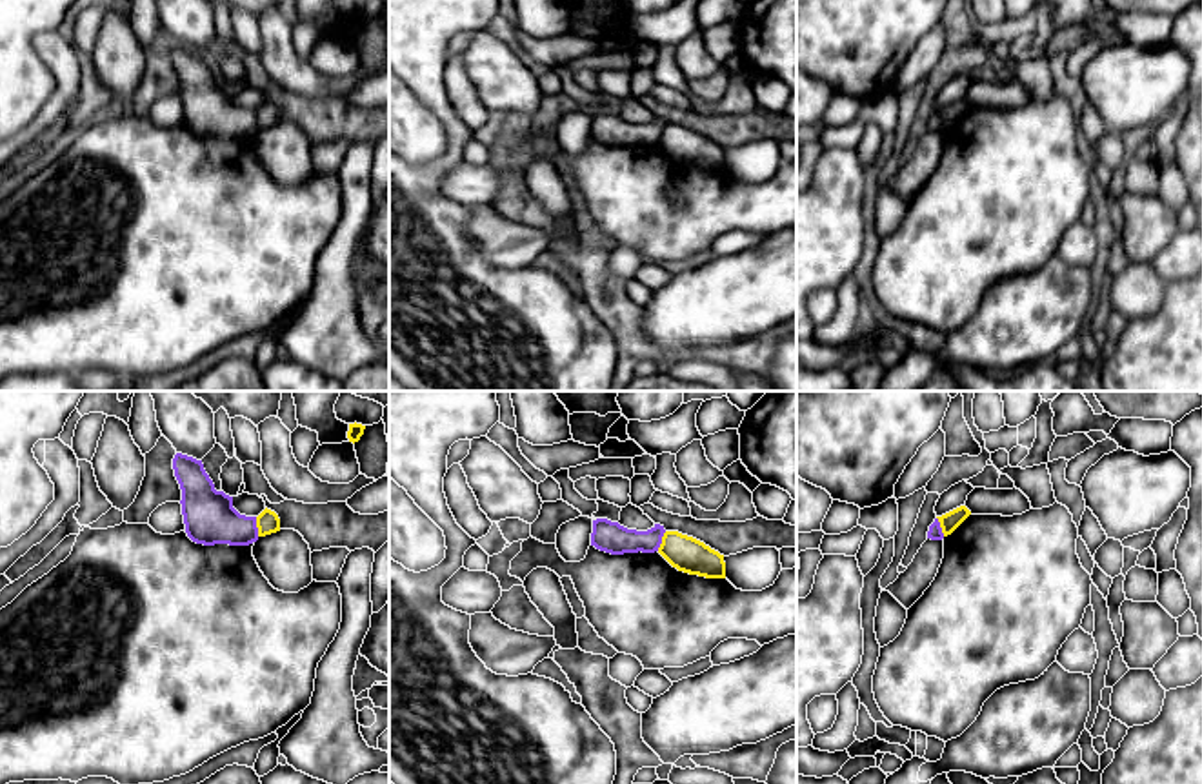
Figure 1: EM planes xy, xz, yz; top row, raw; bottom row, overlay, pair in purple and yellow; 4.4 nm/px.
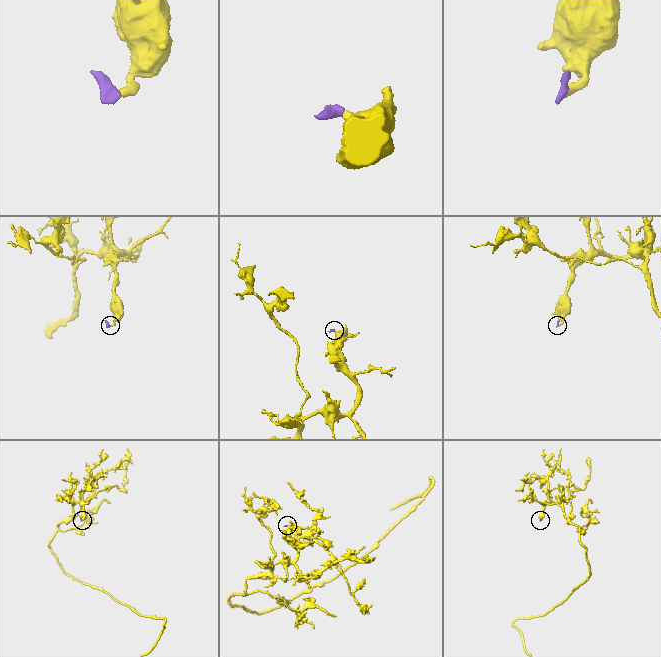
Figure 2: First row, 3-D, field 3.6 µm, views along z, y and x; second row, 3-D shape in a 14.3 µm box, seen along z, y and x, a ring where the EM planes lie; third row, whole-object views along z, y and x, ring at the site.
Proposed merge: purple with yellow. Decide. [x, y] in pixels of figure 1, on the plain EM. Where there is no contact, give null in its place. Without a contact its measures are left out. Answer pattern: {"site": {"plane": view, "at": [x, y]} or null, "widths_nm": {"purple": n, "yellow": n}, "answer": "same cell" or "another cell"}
{"site": {"plane": "xy", "at": [255, 119]}, "widths_nm": {"purple": 220, "yellow": 100}, "answer": "another cell"}

